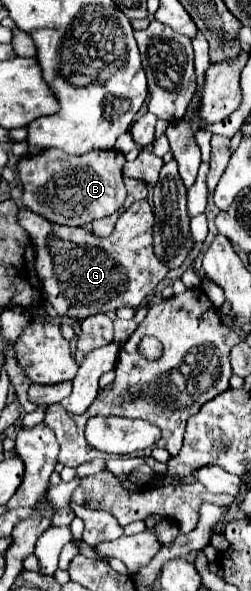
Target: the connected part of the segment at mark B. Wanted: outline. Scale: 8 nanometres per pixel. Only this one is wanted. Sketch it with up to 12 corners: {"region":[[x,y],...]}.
{"region":[[45,150],[17,162],[23,204],[85,226],[127,196],[125,156]]}

